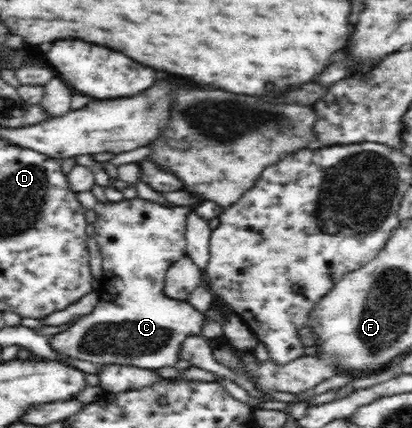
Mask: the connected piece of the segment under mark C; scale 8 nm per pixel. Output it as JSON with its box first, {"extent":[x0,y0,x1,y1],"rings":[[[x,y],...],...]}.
{"extent":[49,196,204,369],"rings":[[[139,196],[133,199],[125,199],[120,201],[120,203],[110,202],[108,205],[105,203],[102,205],[99,203],[96,207],[96,212],[100,213],[101,219],[98,220],[98,223],[94,223],[94,231],[96,232],[95,239],[96,243],[99,246],[99,251],[103,257],[103,276],[101,280],[103,281],[99,290],[101,303],[97,308],[92,311],[89,315],[83,316],[81,319],[78,319],[76,323],[64,327],[62,331],[58,333],[52,333],[49,336],[49,346],[56,351],[65,355],[66,357],[73,357],[73,359],[78,359],[82,362],[87,362],[96,367],[106,364],[118,364],[122,363],[123,365],[134,365],[135,367],[140,367],[144,369],[160,369],[163,367],[172,367],[178,360],[176,360],[176,350],[178,349],[178,344],[188,335],[188,333],[200,333],[202,329],[202,324],[204,323],[204,315],[196,311],[194,307],[188,305],[184,301],[174,300],[172,297],[169,297],[166,294],[166,273],[170,266],[179,259],[182,259],[186,256],[187,253],[187,243],[186,243],[186,210],[192,210],[188,207],[180,206],[163,206],[154,201],[149,201],[142,199]]]}

